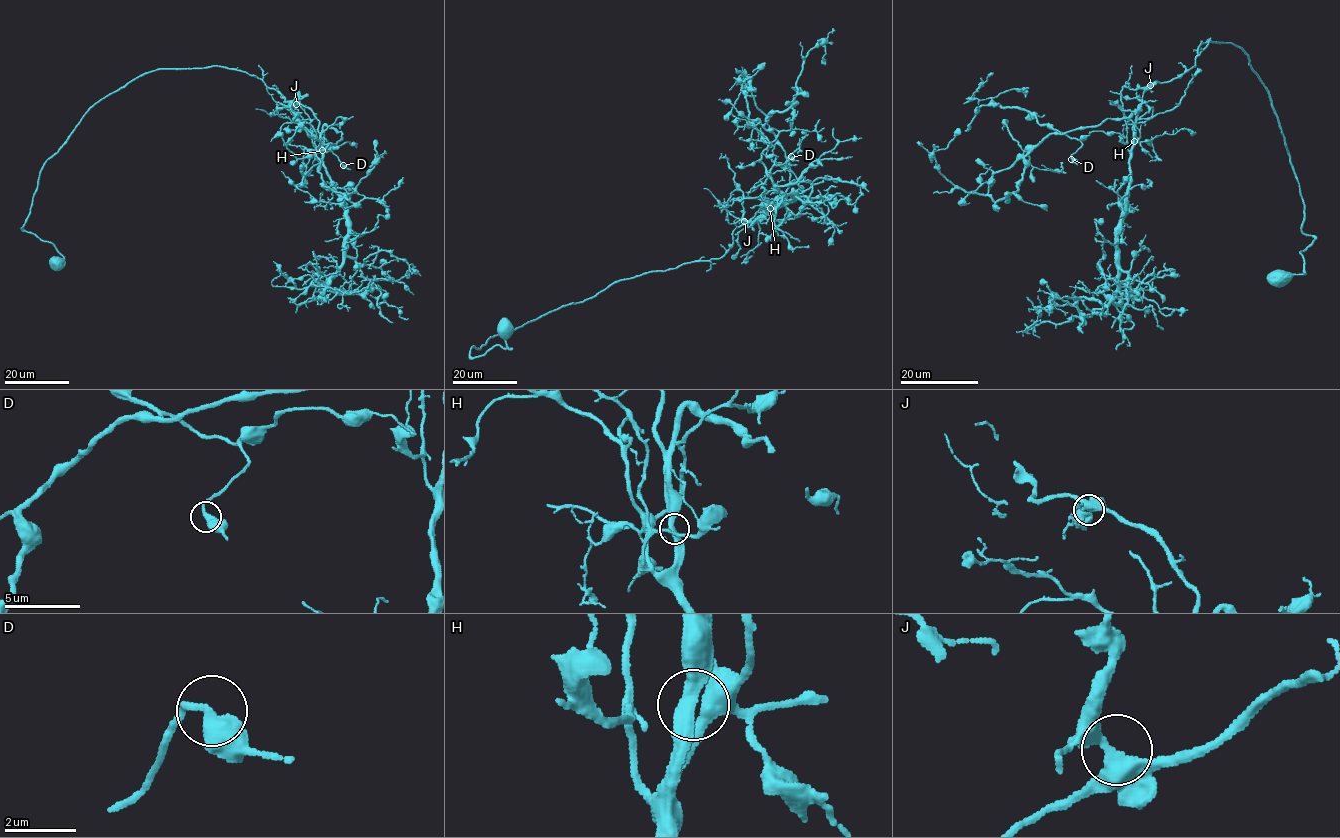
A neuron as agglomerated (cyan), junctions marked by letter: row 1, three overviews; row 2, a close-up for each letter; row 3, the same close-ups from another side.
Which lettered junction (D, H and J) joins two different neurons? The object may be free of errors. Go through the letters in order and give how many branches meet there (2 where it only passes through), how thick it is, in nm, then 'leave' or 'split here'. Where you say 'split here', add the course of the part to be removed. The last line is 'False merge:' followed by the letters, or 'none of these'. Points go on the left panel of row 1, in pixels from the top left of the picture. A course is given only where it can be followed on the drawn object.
D: 2 | 400 nm | leave
H: 2 | 400 nm | leave
J: 2 | 440 nm | leave
False merge: none of these

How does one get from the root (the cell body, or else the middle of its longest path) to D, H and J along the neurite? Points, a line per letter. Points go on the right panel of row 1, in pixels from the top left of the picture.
D: (1276, 277), (1305, 273), (1314, 238), (1239, 47), (1203, 43), (1135, 121), (1056, 133), (1081, 142), (1071, 159)
H: (1276, 277), (1305, 273), (1314, 238), (1239, 47), (1209, 39), (1147, 89), (1134, 141)
J: (1276, 277), (1305, 273), (1300, 253), (1314, 238), (1248, 56), (1209, 39), (1189, 70), (1150, 85)

